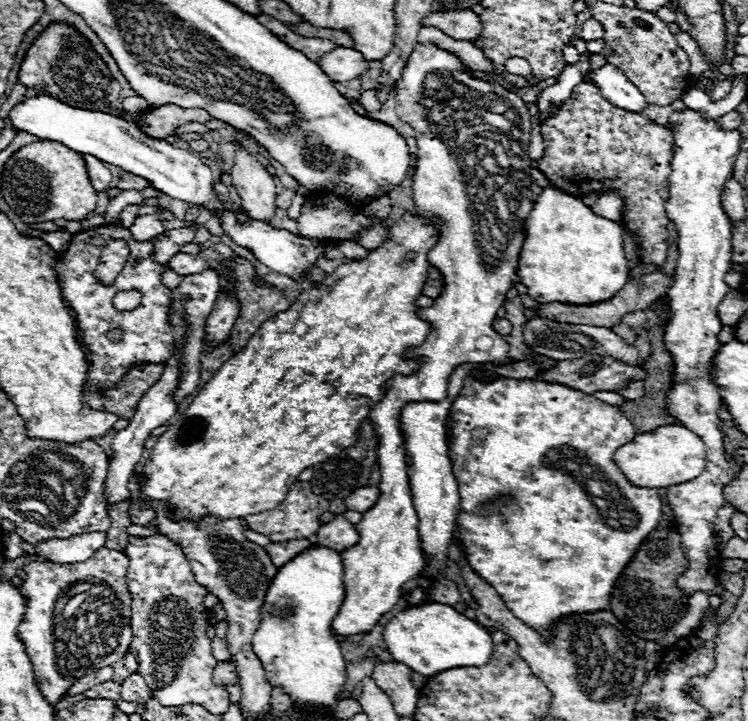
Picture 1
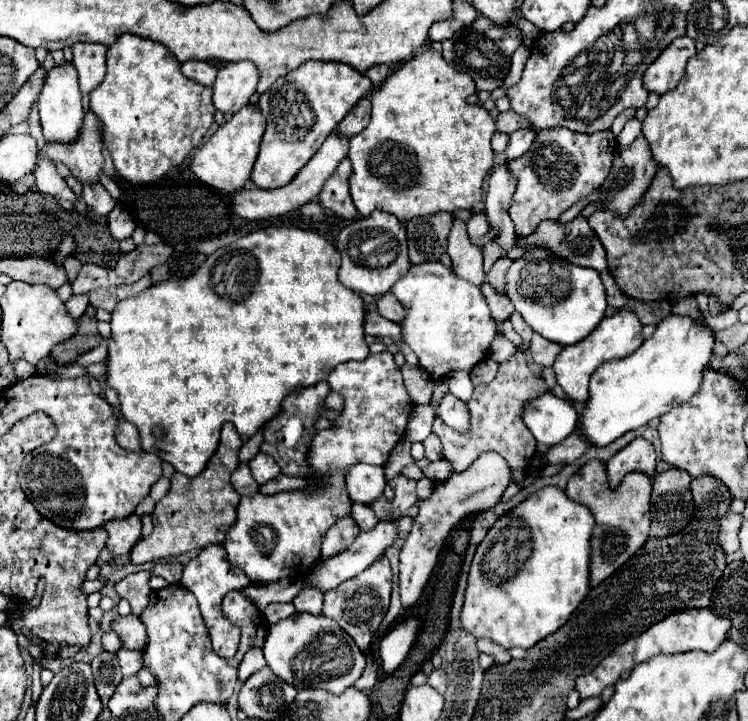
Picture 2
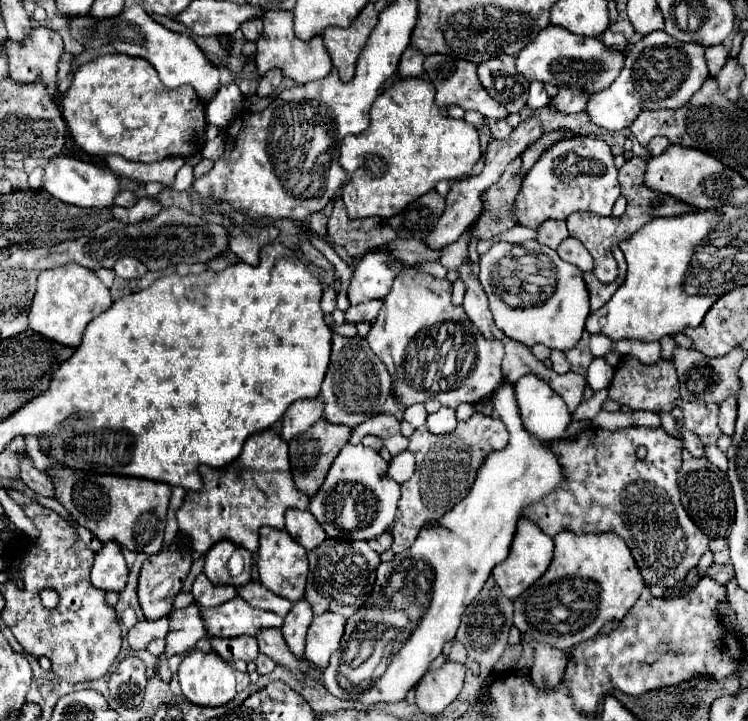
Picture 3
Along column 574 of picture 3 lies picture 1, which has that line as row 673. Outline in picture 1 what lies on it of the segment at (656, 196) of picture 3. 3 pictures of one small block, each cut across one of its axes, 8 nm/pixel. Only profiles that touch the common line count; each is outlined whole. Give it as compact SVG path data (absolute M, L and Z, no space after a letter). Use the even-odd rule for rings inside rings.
M234 656L226 662L218 662L214 668L214 684L226 688L230 684L238 684L238 672L236 672L236 660Z

